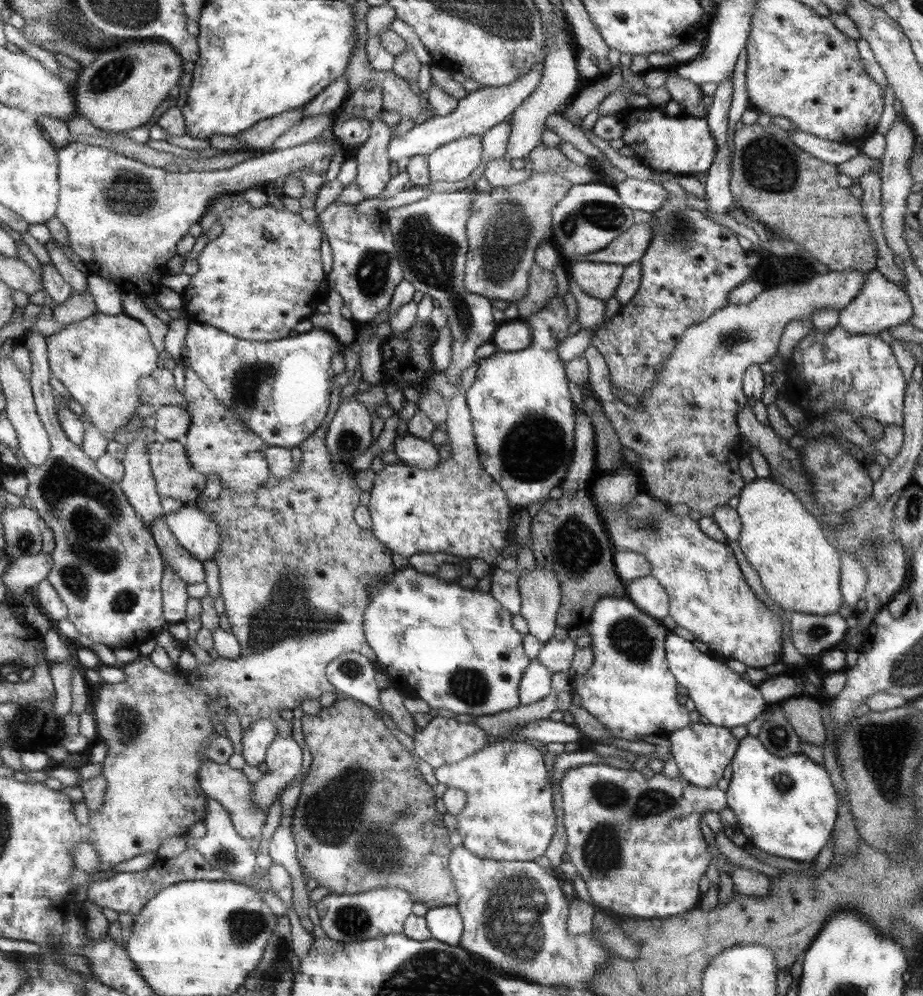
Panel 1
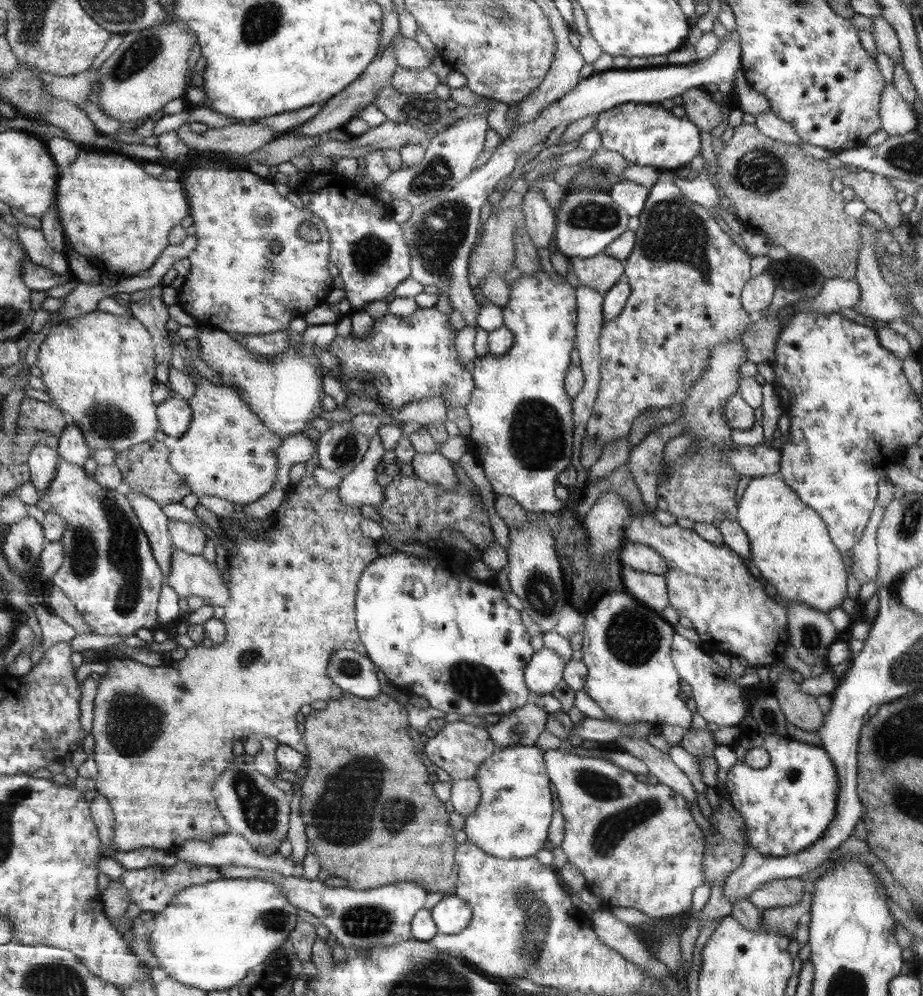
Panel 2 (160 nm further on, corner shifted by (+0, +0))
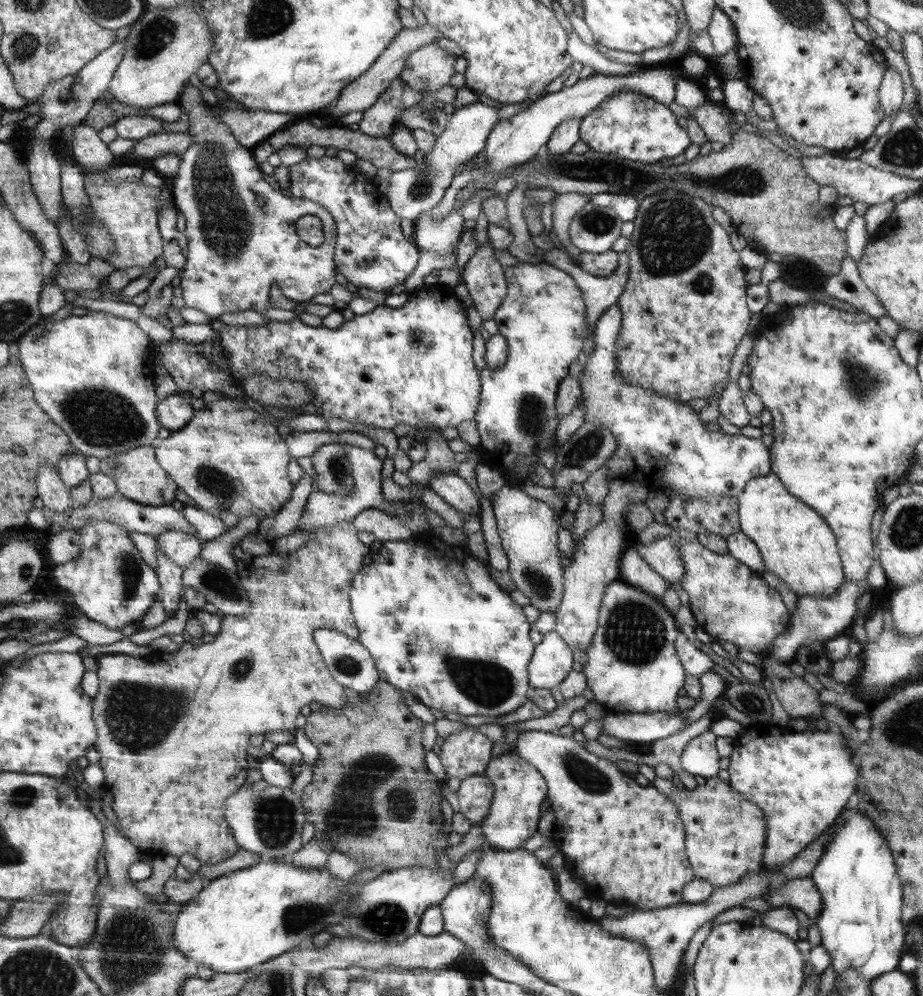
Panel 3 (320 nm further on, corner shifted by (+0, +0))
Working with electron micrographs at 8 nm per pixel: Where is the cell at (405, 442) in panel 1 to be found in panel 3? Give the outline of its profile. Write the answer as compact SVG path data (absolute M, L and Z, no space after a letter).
M456 472L438 473L428 481L428 487L454 507L458 514L479 515L480 501L476 492Z

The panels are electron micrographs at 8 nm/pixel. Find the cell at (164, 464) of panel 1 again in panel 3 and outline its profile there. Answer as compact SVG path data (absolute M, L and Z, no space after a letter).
M148 445L100 459L100 472L112 477L118 486L119 495L145 506L168 506L176 500L174 478L159 464L155 446Z

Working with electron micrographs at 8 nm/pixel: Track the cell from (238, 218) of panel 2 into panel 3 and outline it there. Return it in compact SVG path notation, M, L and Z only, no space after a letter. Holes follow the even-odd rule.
M188 84L186 88L183 88L183 94L181 94L180 100L177 101L177 105L183 110L183 115L188 116L189 130L187 131L191 136L192 142L190 146L184 151L179 157L181 158L180 168L178 174L174 177L174 188L172 195L174 195L174 207L184 214L186 217L186 229L185 235L188 241L188 248L186 248L186 262L182 268L182 276L180 288L182 288L182 298L185 300L186 307L197 308L202 312L205 312L211 317L211 320L218 319L223 314L227 312L242 312L242 310L255 310L261 314L264 314L266 310L270 308L270 288L280 288L282 294L294 300L294 302L309 302L316 296L316 294L326 294L330 288L334 287L336 284L336 272L337 264L335 261L335 244L338 238L338 225L334 222L334 217L328 212L327 208L323 205L318 204L316 201L296 198L292 196L286 196L282 194L282 190L275 190L270 186L268 182L264 179L264 173L260 170L259 164L254 159L253 149L246 148L241 145L238 140L235 139L234 133L231 128L215 118L215 107L210 106L208 103L204 102L201 98L200 90L194 84ZM258 196L264 196L266 198L266 204L260 206L258 203ZM306 214L312 214L312 216L317 216L323 222L323 233L326 238L326 242L318 247L308 246L305 244L296 234L296 221L301 216L306 216Z

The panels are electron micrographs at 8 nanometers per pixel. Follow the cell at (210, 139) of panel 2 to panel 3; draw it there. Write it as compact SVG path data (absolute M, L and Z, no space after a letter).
M162 131L158 134L146 136L137 140L130 152L129 157L140 157L140 158L156 158L163 154L181 155L192 142L189 133Z

